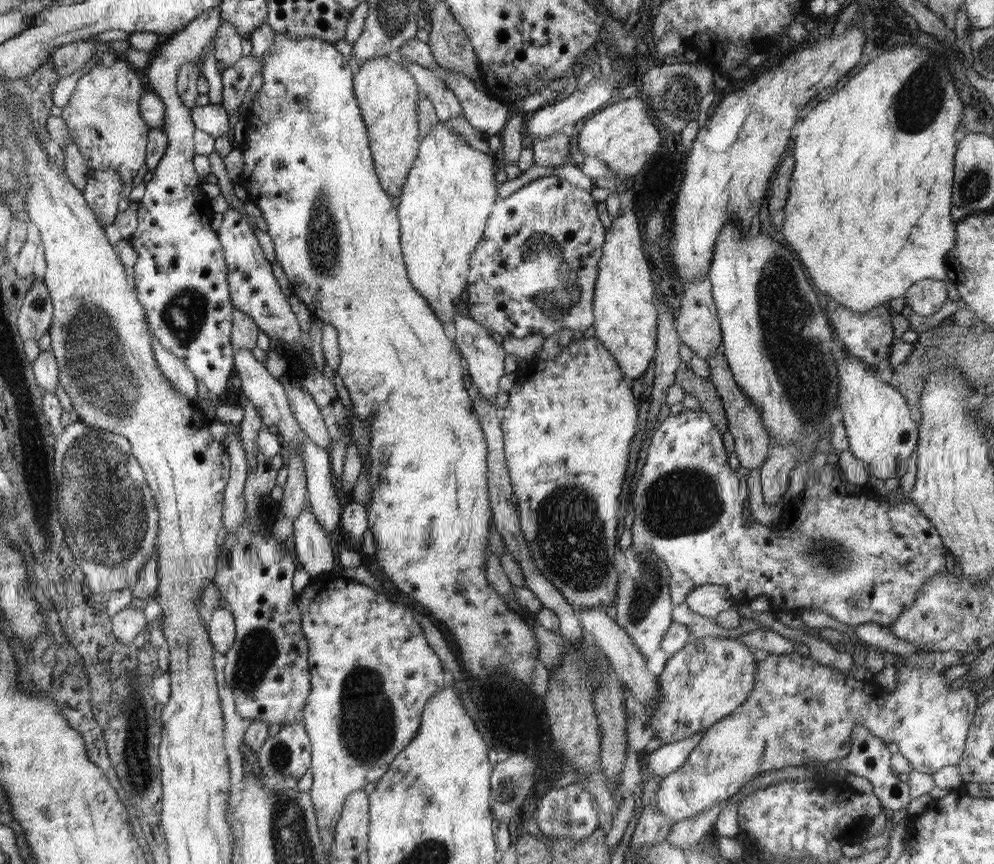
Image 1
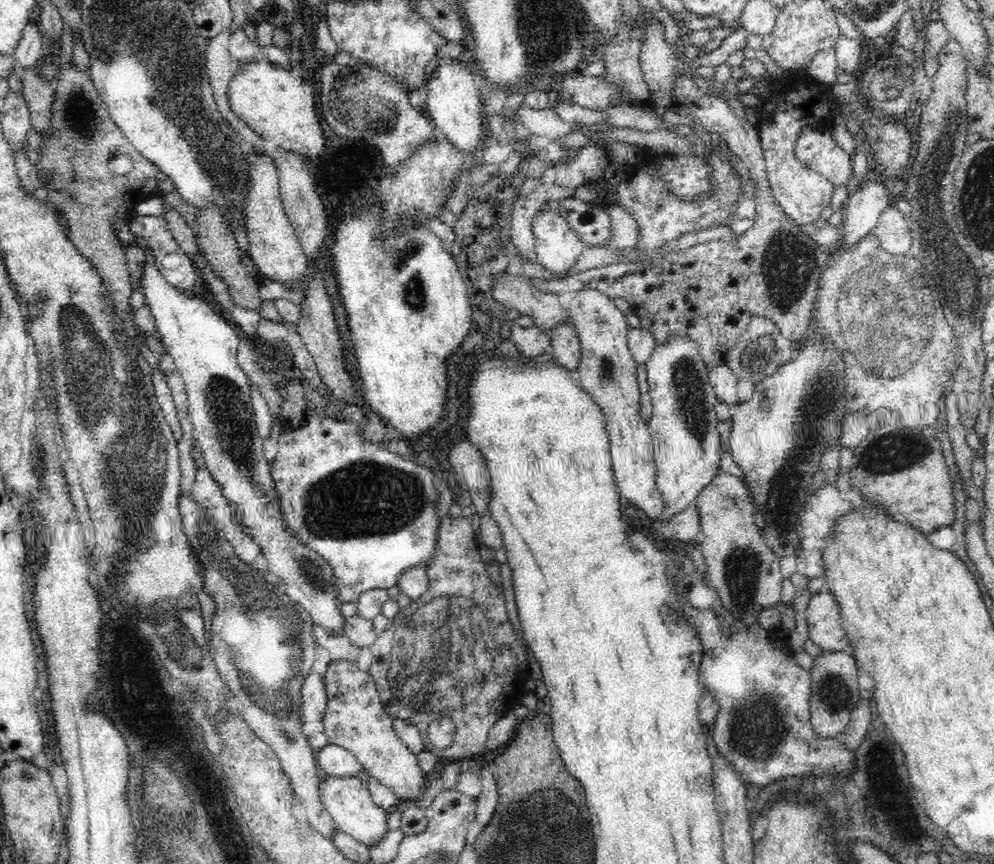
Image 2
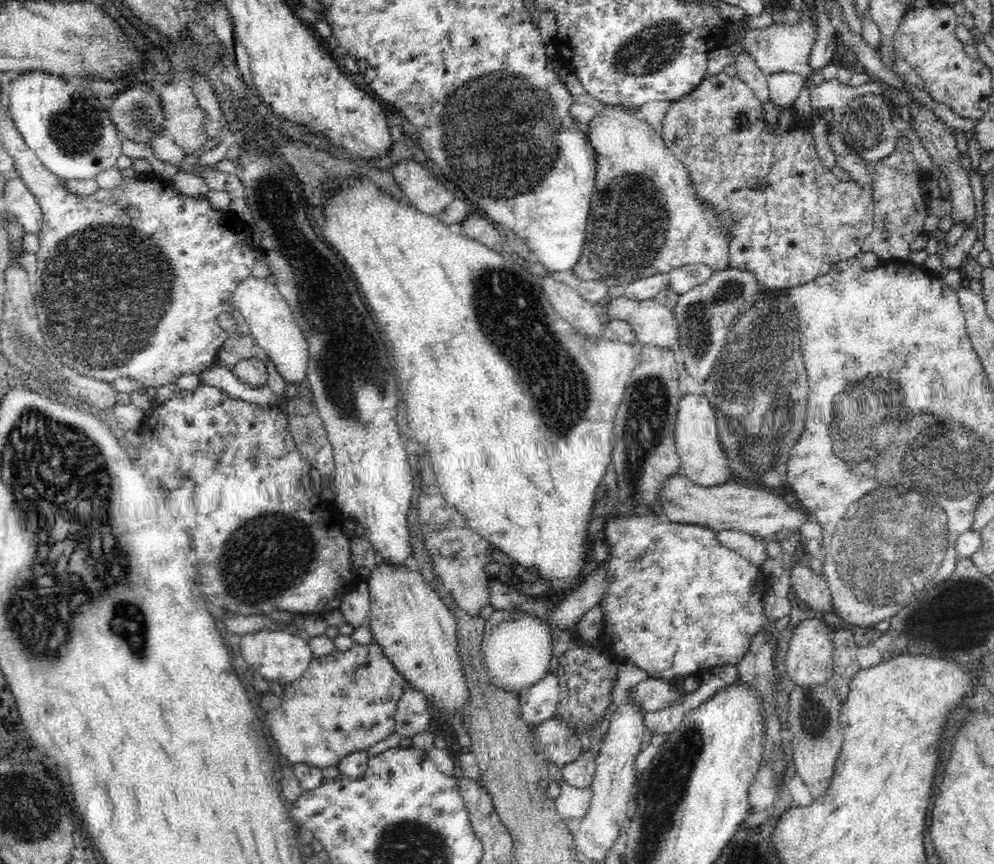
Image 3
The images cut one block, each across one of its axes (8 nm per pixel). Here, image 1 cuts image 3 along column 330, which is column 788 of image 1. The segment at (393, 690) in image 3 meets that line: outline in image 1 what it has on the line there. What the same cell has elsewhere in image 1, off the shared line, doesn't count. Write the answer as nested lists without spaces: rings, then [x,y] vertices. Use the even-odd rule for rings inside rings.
[[[792,652],[792,654],[770,654],[768,658],[758,661],[756,666],[756,678],[754,678],[754,686],[746,698],[746,702],[733,713],[733,715],[727,715],[725,719],[719,720],[716,724],[713,724],[705,733],[702,735],[700,742],[696,745],[696,748],[688,755],[687,761],[678,769],[672,772],[672,774],[666,776],[655,795],[655,807],[659,812],[663,812],[666,816],[669,816],[673,822],[680,822],[686,820],[695,814],[701,814],[717,804],[721,804],[723,800],[727,800],[733,797],[735,794],[741,792],[742,788],[752,782],[754,778],[758,778],[762,773],[769,770],[776,770],[787,766],[800,766],[809,764],[810,761],[828,762],[838,759],[844,759],[845,756],[849,755],[852,750],[852,738],[854,735],[855,727],[863,726],[870,734],[881,738],[885,743],[896,742],[899,746],[899,751],[908,762],[911,764],[911,768],[924,774],[934,775],[941,768],[945,766],[957,766],[963,759],[963,752],[965,751],[965,742],[967,734],[975,716],[977,710],[977,695],[970,689],[967,688],[956,688],[948,689],[952,684],[948,683],[944,672],[936,673],[932,671],[932,668],[928,671],[924,669],[910,669],[904,664],[904,658],[902,656],[894,656],[892,659],[891,666],[897,669],[898,683],[893,693],[887,693],[886,689],[878,686],[876,683],[866,682],[865,680],[854,680],[850,675],[844,675],[836,669],[832,669],[824,664],[820,664],[814,661],[812,658],[801,656],[799,653]]]

